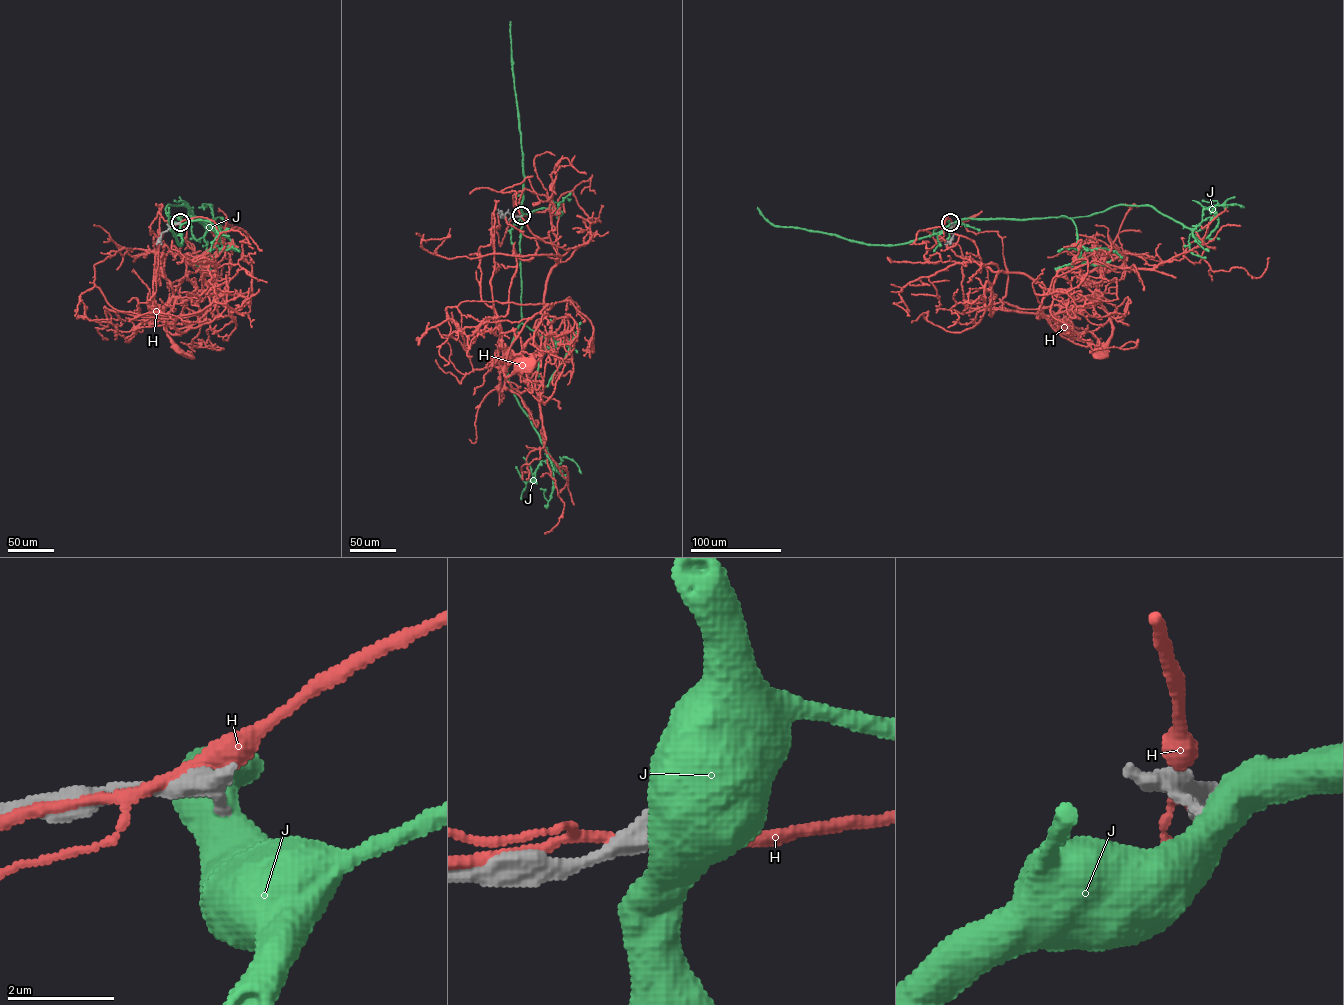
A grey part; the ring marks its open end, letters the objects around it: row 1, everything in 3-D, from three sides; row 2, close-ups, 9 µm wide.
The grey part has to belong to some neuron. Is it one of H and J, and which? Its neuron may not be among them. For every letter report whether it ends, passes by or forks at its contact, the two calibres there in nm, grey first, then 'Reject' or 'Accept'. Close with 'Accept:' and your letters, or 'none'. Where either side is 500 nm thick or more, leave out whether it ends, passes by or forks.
H: It passes by. Thickness 400 nm (grey) against 260 nm. Reject
J: Thickness 220 nm (grey) against 550 nm. Reject
Accept: none

